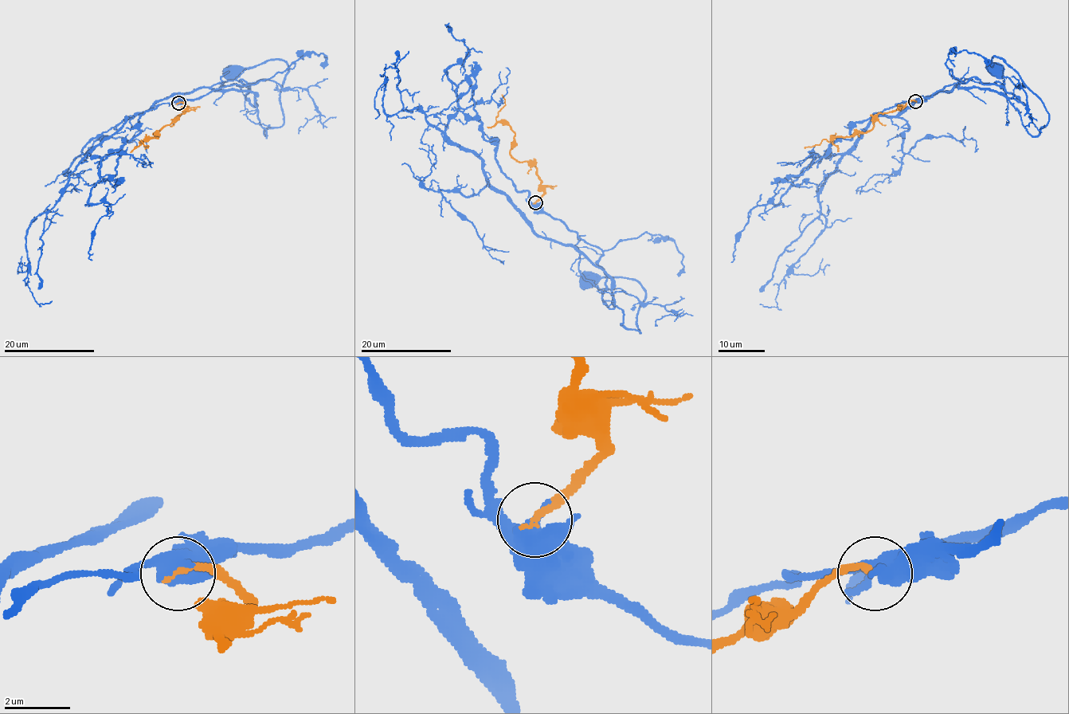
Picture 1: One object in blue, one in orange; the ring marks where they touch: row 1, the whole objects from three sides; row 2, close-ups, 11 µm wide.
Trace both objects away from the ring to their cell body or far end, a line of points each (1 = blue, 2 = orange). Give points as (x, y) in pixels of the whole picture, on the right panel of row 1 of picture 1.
1: (915, 100), (971, 77), (1000, 84), (1038, 135), (1044, 103), (993, 56), (996, 68)
2: (915, 100), (877, 115), (874, 126), (867, 132), (836, 137), (832, 143), (824, 139), (804, 148)

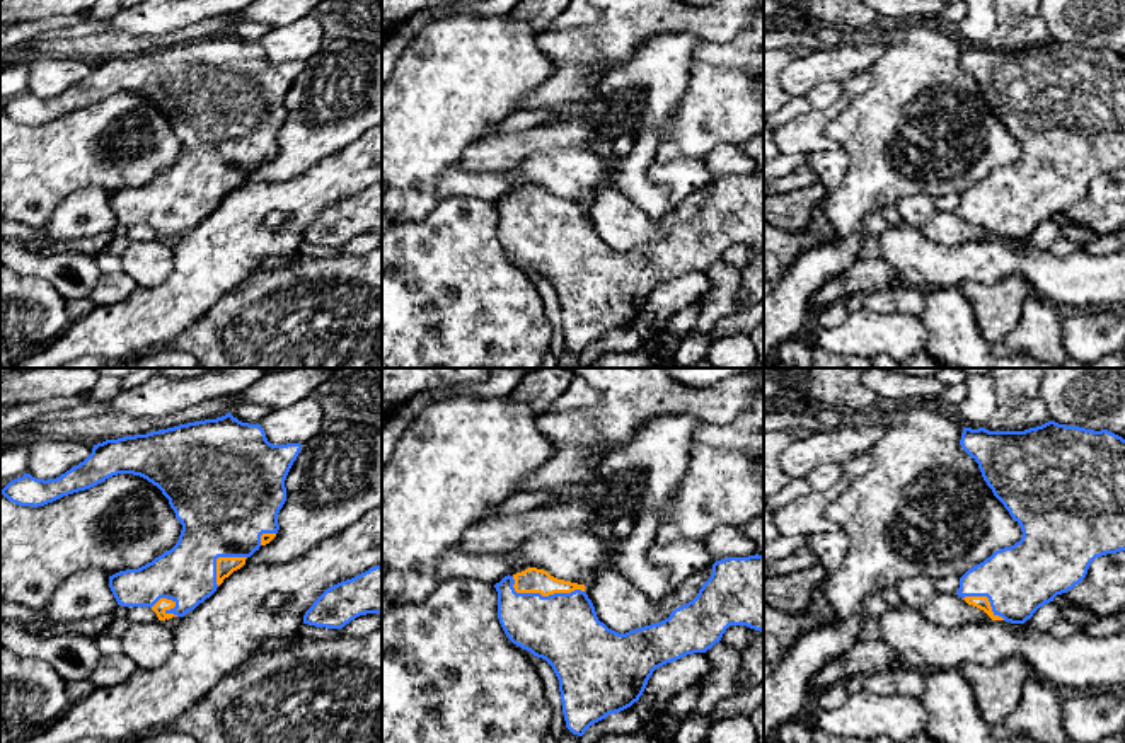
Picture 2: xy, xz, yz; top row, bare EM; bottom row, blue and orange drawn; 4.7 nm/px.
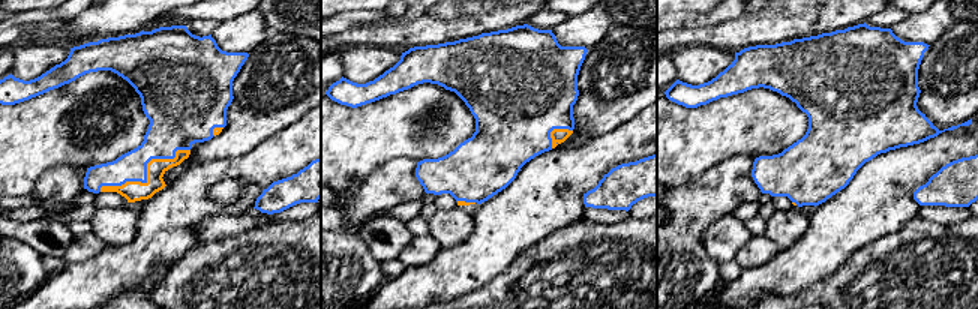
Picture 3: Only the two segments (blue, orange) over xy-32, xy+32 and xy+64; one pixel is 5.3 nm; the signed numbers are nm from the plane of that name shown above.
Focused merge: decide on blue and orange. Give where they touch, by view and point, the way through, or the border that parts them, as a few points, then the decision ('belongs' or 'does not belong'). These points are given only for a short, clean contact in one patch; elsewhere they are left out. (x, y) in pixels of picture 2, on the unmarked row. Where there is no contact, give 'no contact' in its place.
contact xz (541, 213); belongs

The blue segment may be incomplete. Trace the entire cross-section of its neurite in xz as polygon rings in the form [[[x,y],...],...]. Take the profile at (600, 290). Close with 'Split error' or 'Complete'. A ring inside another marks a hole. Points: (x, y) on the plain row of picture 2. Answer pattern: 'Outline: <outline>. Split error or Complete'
Outline: [[[764,174],[726,176],[712,182],[711,196],[697,215],[668,237],[626,252],[598,239],[585,203],[557,198],[528,186],[494,203],[498,237],[508,257],[545,278],[557,298],[566,346],[578,354],[609,332],[631,325],[643,314],[653,290],[687,273],[706,271],[730,244],[764,251]]]. Split error

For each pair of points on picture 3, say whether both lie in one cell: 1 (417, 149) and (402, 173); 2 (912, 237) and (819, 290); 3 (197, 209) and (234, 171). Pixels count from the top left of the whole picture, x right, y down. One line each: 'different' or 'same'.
1: different
2: same
3: same

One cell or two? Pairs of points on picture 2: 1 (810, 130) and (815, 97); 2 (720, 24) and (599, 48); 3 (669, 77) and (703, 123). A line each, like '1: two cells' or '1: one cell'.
1: two cells
2: one cell
3: two cells

